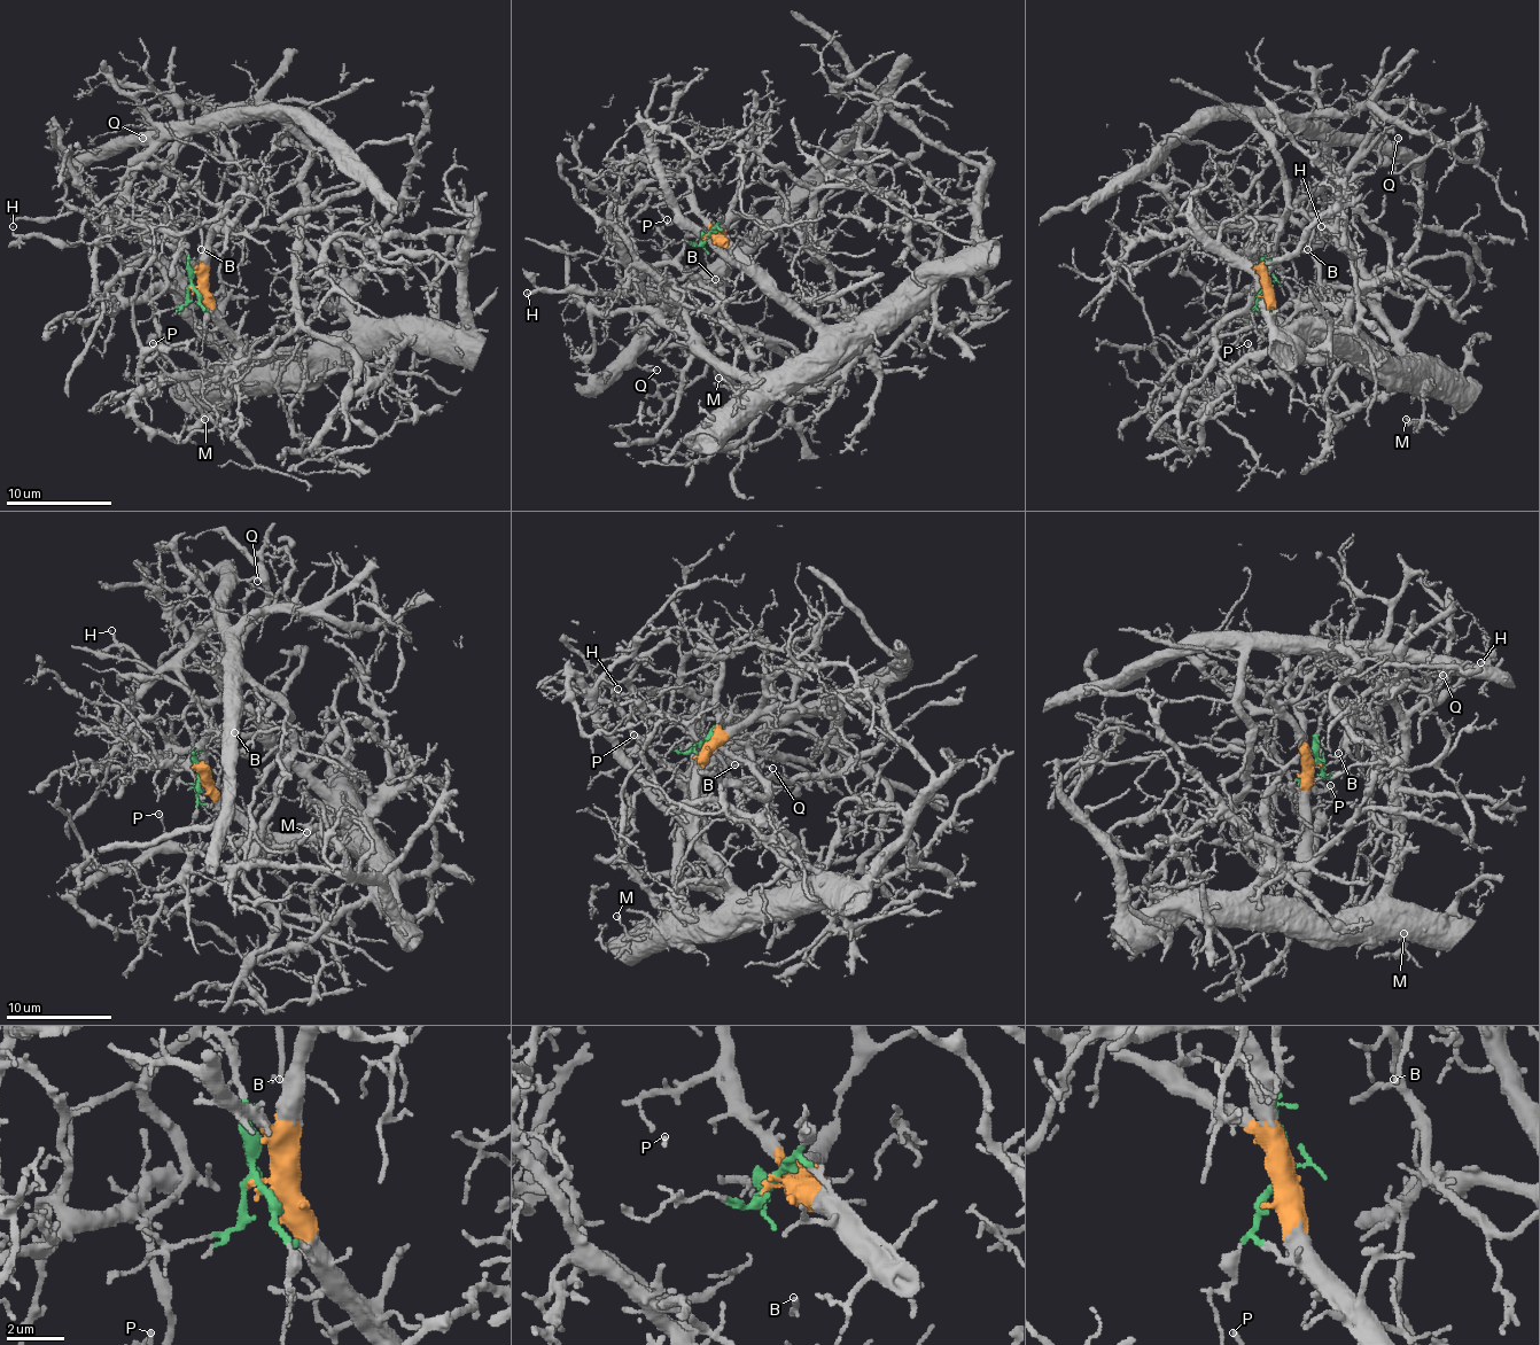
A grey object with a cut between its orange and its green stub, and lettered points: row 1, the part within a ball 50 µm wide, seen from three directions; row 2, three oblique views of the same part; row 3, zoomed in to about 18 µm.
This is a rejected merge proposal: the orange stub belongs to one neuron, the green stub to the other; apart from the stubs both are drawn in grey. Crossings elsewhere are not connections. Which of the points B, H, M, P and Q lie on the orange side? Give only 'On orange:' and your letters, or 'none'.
On orange: M, P

